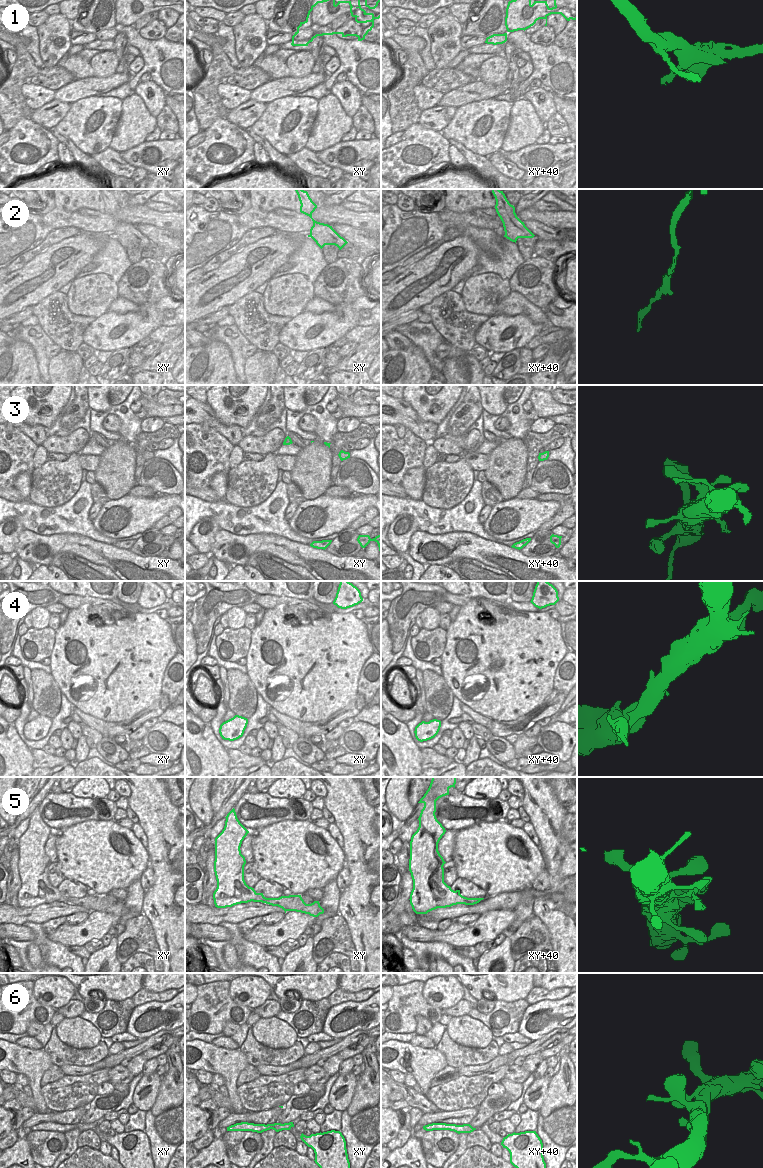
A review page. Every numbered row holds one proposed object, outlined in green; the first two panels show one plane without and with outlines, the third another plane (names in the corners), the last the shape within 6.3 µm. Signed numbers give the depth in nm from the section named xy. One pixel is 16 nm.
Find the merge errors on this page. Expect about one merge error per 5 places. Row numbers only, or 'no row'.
1

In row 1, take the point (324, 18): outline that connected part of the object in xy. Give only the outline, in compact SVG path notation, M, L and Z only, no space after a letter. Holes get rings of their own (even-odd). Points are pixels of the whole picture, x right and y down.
M335 0L317 1L308 11L306 20L300 22L297 31L292 36L292 42L305 40L310 40L312 42L317 36L333 34L341 34L342 37L356 36L358 41L364 40L368 32L374 27L374 20L381 17L381 0L378 0L374 7L370 7L367 4L367 0L358 0L358 6L356 8L363 11L364 15L371 15L371 20L358 21L357 18L359 16L353 14L352 8L351 1L338 1L337 4Z

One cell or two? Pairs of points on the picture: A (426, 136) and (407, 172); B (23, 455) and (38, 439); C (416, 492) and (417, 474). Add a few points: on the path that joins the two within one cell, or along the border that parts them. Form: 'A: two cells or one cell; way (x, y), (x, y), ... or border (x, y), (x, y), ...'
A: two cells; border (404, 130), (413, 143), (445, 138)
B: two cells; border (15, 428), (22, 431), (37, 446)
C: one cell; way (416, 488), (416, 478)

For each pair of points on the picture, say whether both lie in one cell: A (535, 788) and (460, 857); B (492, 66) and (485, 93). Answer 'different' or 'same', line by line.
A: different
B: different

